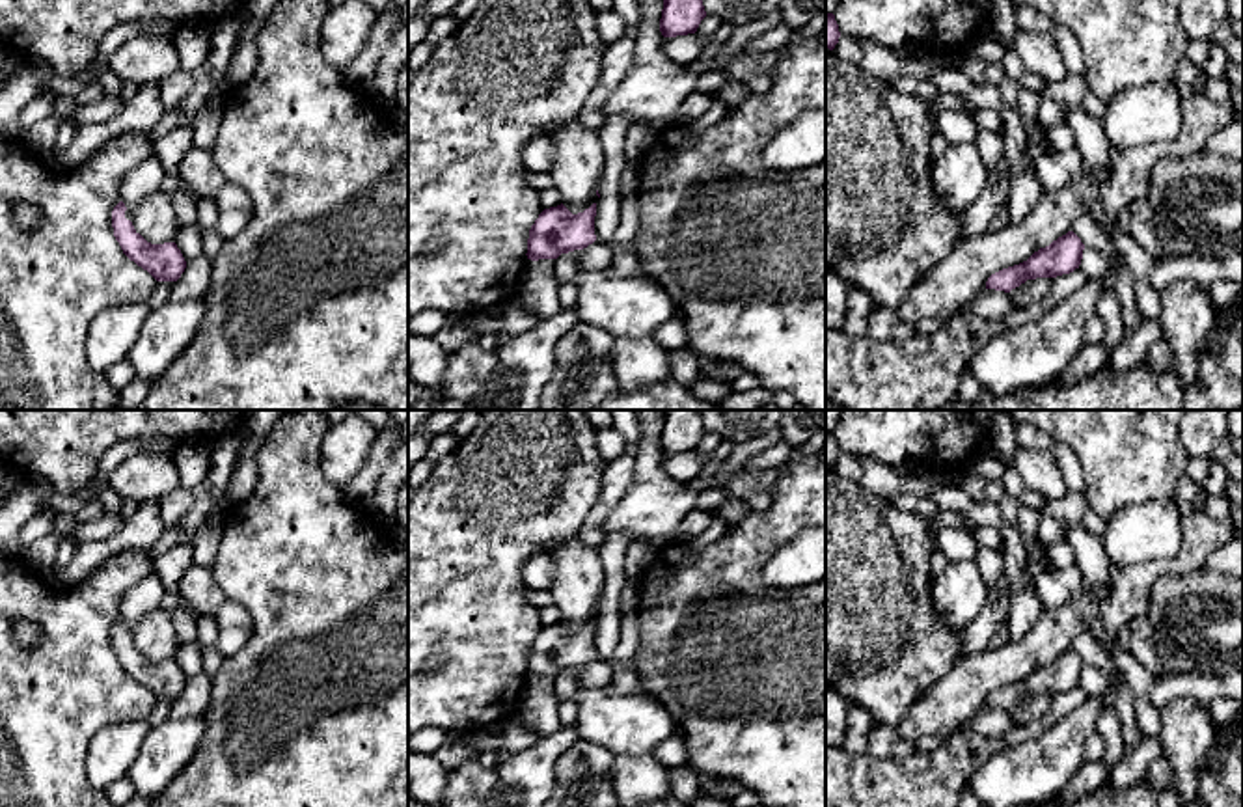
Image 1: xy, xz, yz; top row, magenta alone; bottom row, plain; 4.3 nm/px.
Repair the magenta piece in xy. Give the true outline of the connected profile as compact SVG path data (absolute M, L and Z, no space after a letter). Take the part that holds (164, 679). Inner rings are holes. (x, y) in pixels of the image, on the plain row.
M125 621L112 628L114 654L123 671L147 688L157 699L177 699L186 686L186 678L175 660L151 662L125 636Z

